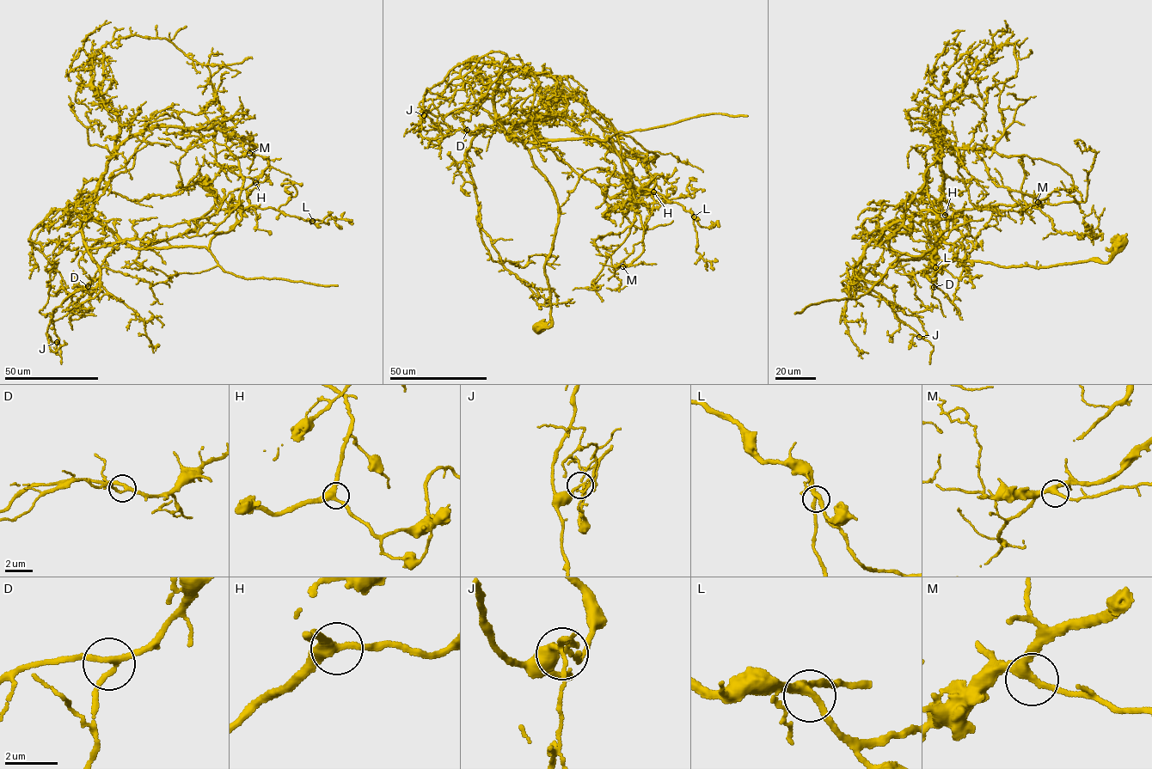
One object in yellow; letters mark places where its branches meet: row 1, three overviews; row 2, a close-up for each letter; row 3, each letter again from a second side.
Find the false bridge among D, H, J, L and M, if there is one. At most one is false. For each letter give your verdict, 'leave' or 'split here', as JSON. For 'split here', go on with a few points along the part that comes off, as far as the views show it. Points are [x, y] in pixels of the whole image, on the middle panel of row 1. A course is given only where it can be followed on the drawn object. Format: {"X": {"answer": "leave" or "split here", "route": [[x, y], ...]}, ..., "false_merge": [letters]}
{"D": {"answer": "leave"}, "H": {"answer": "leave"}, "J": {"answer": "split here", "route": [[424, 115], [424, 121], [429, 106], [434, 105], [450, 130], [447, 133]]}, "L": {"answer": "leave"}, "M": {"answer": "leave"}, "false_merge": ["J"]}

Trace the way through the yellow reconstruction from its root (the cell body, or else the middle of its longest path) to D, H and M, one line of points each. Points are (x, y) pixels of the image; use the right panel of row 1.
D: (1118, 244), (1106, 262), (1035, 267), (940, 260), (936, 247), (927, 272), (934, 287)
H: (1118, 244), (1106, 262), (1006, 267), (933, 255), (891, 266), (901, 254), (929, 250), (947, 228), (945, 215)
M: (1118, 244), (1106, 262), (1006, 267), (938, 259), (943, 174), (934, 136), (974, 149), (997, 186), (1038, 202)

